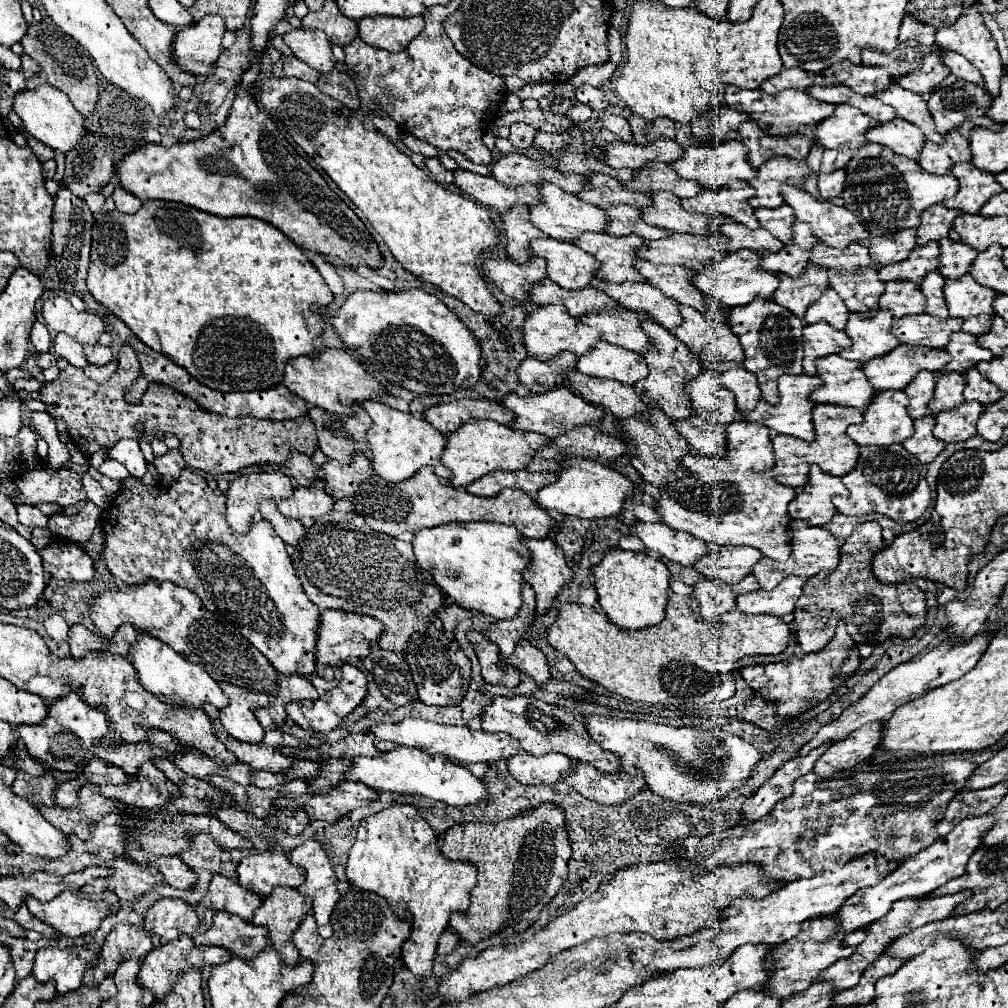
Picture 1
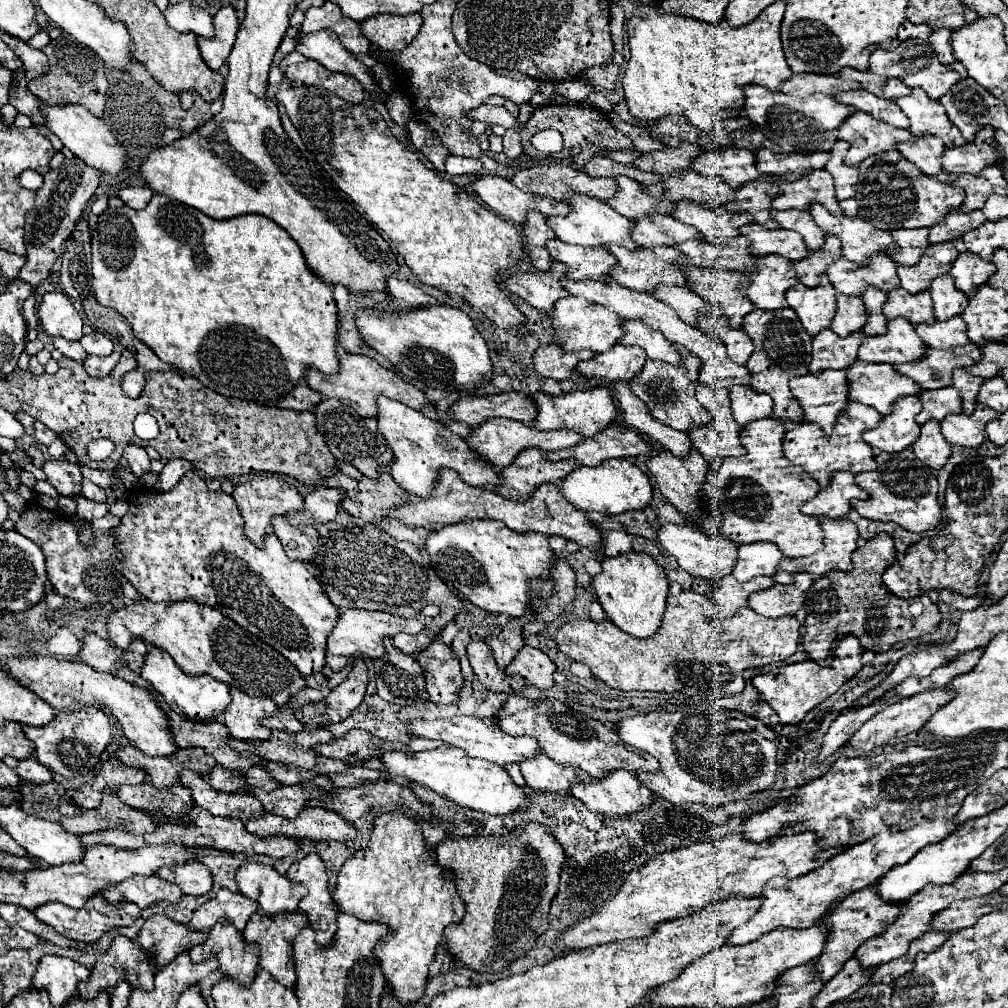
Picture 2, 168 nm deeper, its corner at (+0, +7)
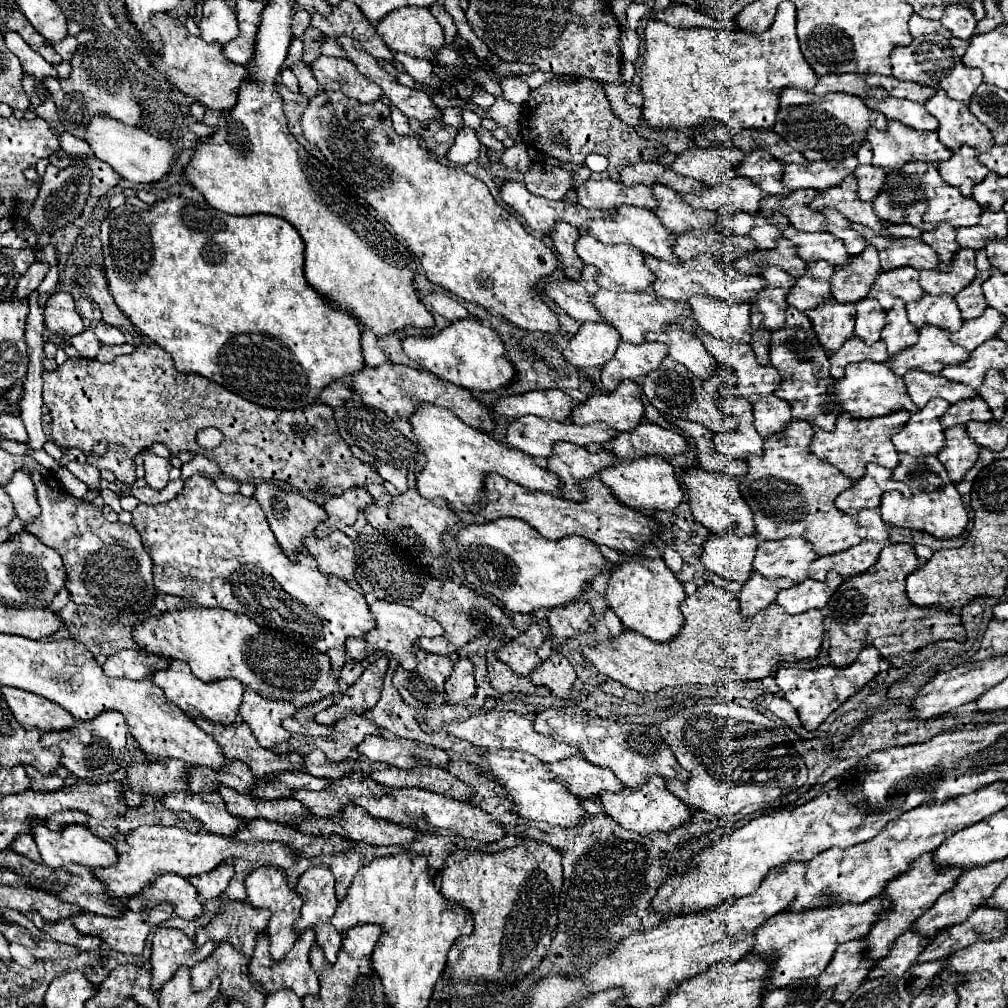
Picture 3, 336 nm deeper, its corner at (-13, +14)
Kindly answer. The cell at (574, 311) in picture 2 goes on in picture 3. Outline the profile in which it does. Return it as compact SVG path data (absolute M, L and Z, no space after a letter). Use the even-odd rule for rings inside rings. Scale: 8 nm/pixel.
M600 289L594 297L592 297L594 307L600 311L600 315L614 325L620 335L622 341L628 343L642 343L644 335L648 331L664 331L670 325L676 325L680 317L692 317L692 309L688 303L682 301L670 301L670 299L658 299L654 291L642 291L642 293L628 293L628 291L608 291L608 289Z

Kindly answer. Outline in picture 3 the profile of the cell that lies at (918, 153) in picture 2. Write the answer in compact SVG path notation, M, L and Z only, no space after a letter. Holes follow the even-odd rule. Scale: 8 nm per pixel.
M964 145L964 149L956 151L952 159L936 165L942 179L954 187L960 189L962 195L972 197L972 185L976 181L982 181L988 175L988 167L980 165L978 161L978 151Z

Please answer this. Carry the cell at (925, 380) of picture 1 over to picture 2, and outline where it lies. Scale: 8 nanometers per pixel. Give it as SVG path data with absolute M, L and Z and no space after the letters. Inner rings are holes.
M937 388L937 390L923 390L921 392L921 404L923 410L915 416L919 424L925 424L927 420L943 420L947 414L961 412L961 396L955 388Z

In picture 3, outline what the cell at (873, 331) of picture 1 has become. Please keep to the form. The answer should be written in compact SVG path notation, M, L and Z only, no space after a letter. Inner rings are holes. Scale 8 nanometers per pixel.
M926 325L924 329L920 329L918 343L914 347L904 349L896 357L888 359L886 365L902 377L912 369L920 369L926 373L940 373L940 369L944 369L946 365L964 363L968 361L968 357L970 351L966 351L960 345L954 345L948 339L946 331Z

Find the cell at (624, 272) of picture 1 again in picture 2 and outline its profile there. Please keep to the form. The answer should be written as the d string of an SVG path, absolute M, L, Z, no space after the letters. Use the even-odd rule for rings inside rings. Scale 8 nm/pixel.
M607 244L605 248L617 258L617 264L615 264L615 268L611 268L609 274L625 288L631 288L631 290L637 290L637 292L647 292L647 290L655 288L657 284L687 286L687 280L685 280L683 272L679 272L679 266L683 264L683 256L673 246L633 248L633 250L629 250L629 248L623 248L623 246L617 246L617 244Z

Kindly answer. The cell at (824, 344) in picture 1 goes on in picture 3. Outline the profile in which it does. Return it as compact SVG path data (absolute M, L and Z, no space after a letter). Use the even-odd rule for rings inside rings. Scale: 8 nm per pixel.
M858 337L848 339L836 353L830 355L830 375L834 379L844 377L844 369L850 363L860 363L860 361L876 361L876 363L886 363L888 361L888 353L886 353L886 345L884 341L878 341L876 345L868 347L864 341L860 341Z

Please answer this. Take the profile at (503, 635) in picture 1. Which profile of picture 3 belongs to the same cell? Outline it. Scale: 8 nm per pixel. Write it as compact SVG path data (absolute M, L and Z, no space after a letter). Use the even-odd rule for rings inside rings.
M516 639L506 643L496 653L496 657L502 663L506 663L508 667L512 667L512 671L522 675L522 677L530 677L532 669L536 669L536 665L540 665L540 657L536 655L536 651L532 647L528 647L526 643L520 643Z

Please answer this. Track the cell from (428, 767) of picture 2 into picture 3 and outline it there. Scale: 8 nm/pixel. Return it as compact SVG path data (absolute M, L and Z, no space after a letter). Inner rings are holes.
M486 751L482 755L484 765L480 765L482 771L490 769L492 771L492 779L498 781L500 785L504 785L508 799L512 803L516 803L518 813L528 819L528 821L546 821L550 825L558 825L558 827L576 827L582 825L586 819L586 811L580 805L580 799L576 795L572 795L564 785L560 785L560 781L556 781L552 777L552 773L546 769L546 763L542 763L540 759L528 755L528 753L520 753L520 751Z

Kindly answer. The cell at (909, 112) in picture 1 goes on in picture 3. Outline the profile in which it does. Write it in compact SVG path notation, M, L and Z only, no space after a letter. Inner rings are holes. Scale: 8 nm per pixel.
M938 89L938 93L924 103L924 107L938 119L938 137L950 151L970 145L982 153L994 145L994 137L988 127L970 113L966 103L950 99L946 91Z

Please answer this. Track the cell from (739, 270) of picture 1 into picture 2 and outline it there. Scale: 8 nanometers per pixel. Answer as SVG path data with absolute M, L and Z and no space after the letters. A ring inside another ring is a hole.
M759 256L757 268L747 274L745 296L763 310L775 310L787 306L785 290L797 284L797 276L791 270L791 262L783 256Z

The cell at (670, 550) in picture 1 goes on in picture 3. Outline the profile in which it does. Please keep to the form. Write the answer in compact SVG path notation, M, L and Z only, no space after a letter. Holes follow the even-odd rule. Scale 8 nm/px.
M710 535L702 547L702 563L716 575L732 581L748 581L752 561L758 549L758 537L720 537Z

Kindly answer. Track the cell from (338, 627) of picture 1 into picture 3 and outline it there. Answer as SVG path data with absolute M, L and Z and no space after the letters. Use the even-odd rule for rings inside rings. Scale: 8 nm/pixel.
M376 601L374 605L370 605L370 611L376 617L376 629L372 629L368 635L364 635L360 639L348 639L348 645L346 645L348 655L354 661L362 661L368 655L372 655L374 651L386 651L386 653L394 655L404 669L416 671L416 653L414 653L416 641L420 637L442 637L444 635L444 629L440 627L438 621L434 621L432 617L420 615L414 609L408 609L408 607L400 605L400 603Z

